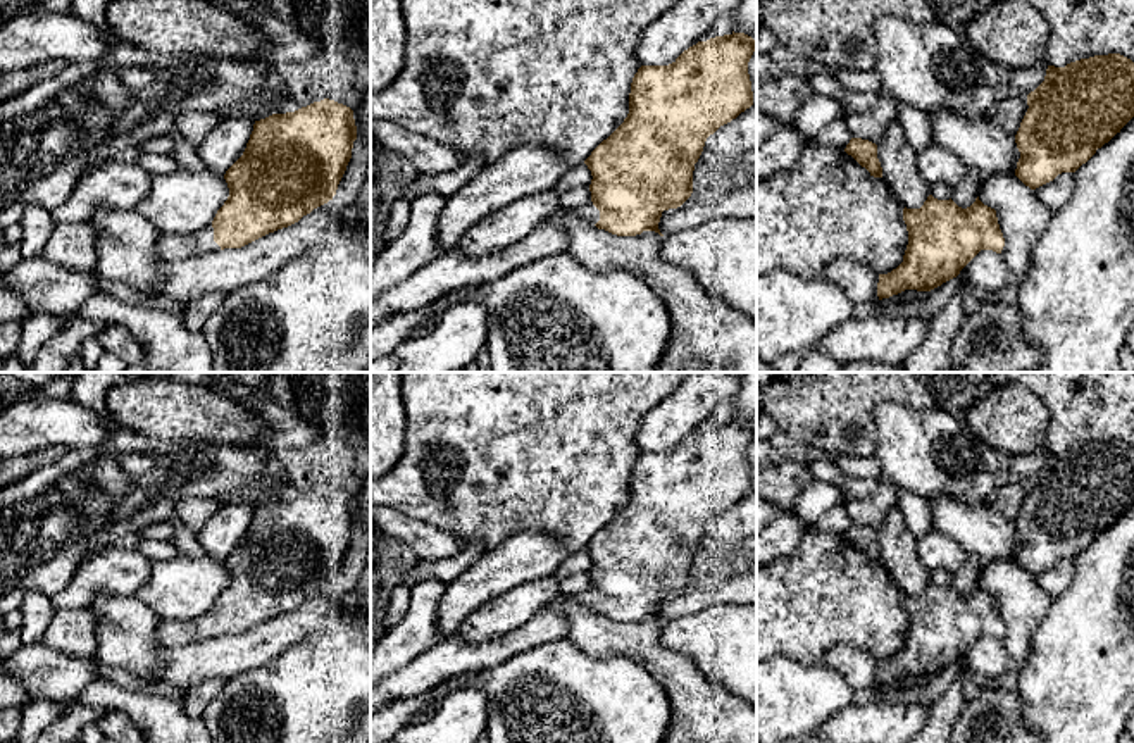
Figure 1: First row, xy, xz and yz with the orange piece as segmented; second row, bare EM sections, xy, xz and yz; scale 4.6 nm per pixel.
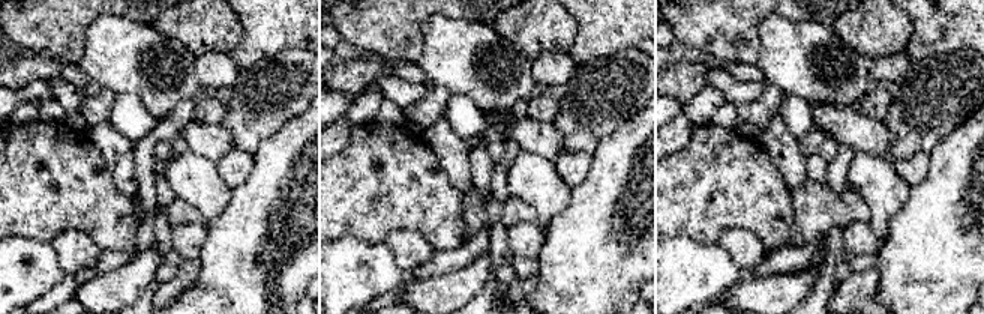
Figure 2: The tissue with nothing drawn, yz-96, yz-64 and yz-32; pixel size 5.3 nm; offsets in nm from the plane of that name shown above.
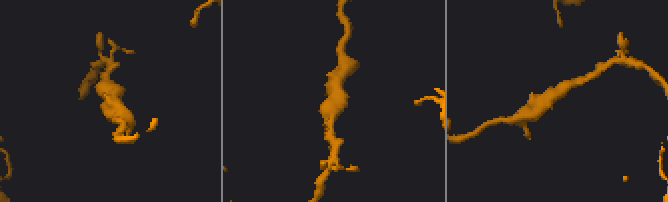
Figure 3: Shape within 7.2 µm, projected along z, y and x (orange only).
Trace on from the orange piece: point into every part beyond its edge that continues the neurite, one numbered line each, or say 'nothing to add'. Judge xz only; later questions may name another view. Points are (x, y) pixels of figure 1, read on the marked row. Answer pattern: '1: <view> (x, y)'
1: xz (588, 211)

